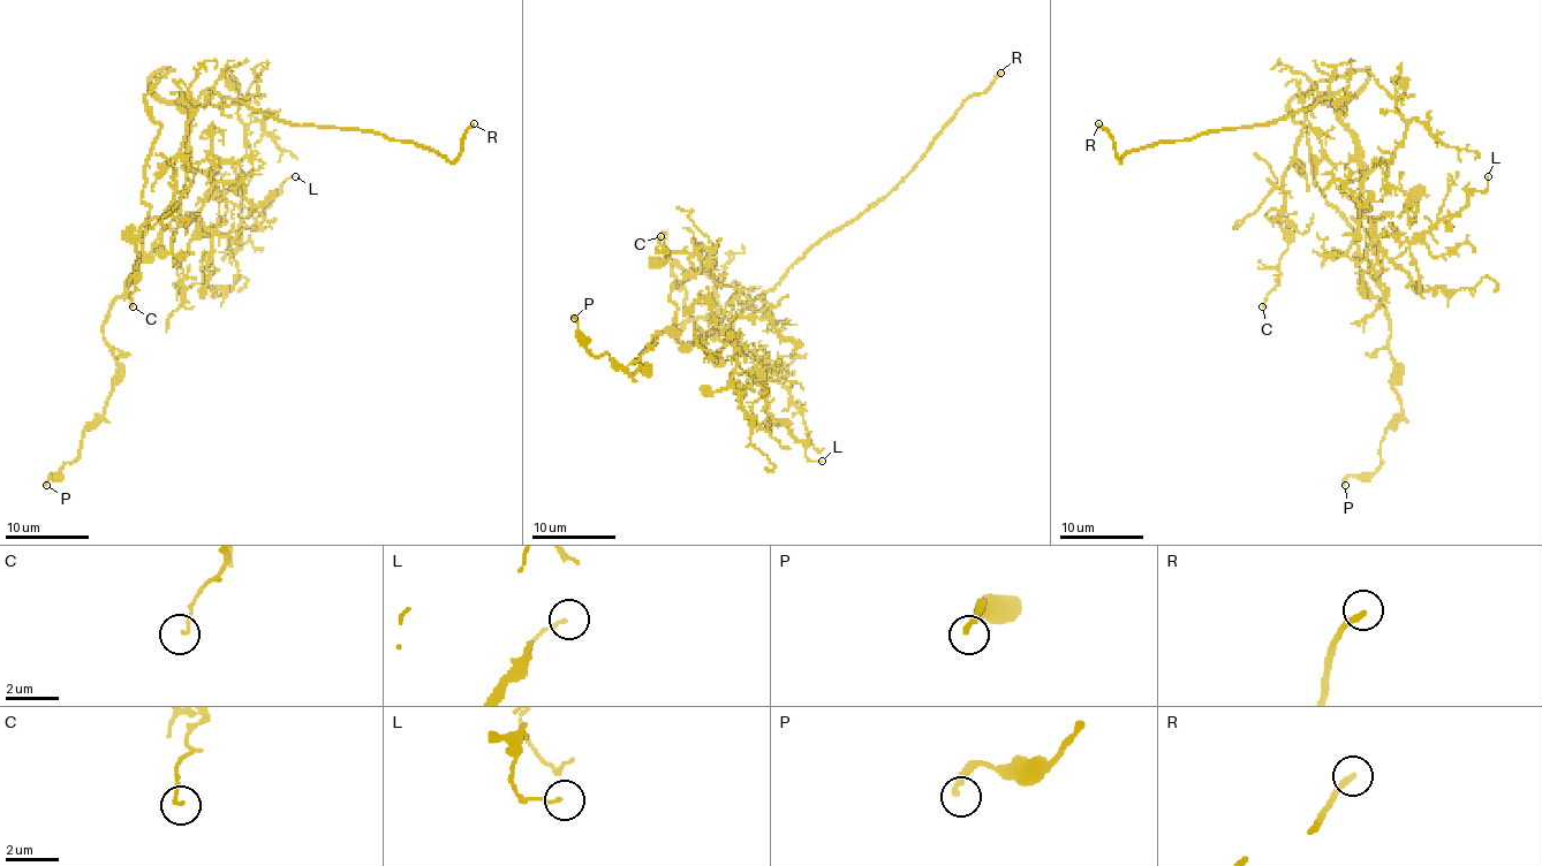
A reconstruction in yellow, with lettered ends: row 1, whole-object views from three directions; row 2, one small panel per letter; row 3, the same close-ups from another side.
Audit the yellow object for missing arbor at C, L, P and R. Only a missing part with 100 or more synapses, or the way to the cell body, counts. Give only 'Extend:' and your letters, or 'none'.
Extend: R

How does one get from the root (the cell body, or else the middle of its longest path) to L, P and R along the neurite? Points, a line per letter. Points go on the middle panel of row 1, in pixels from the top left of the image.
L: (715, 331), (723, 341), (738, 335), (727, 339), (756, 356), (768, 410), (804, 445), (809, 461), (822, 461)
P: (715, 331), (697, 343), (662, 333), (630, 364), (645, 369), (630, 374), (584, 346), (574, 318)
R: (715, 331), (720, 312), (735, 318), (816, 244), (875, 206), (954, 112), (984, 93), (1000, 73)

